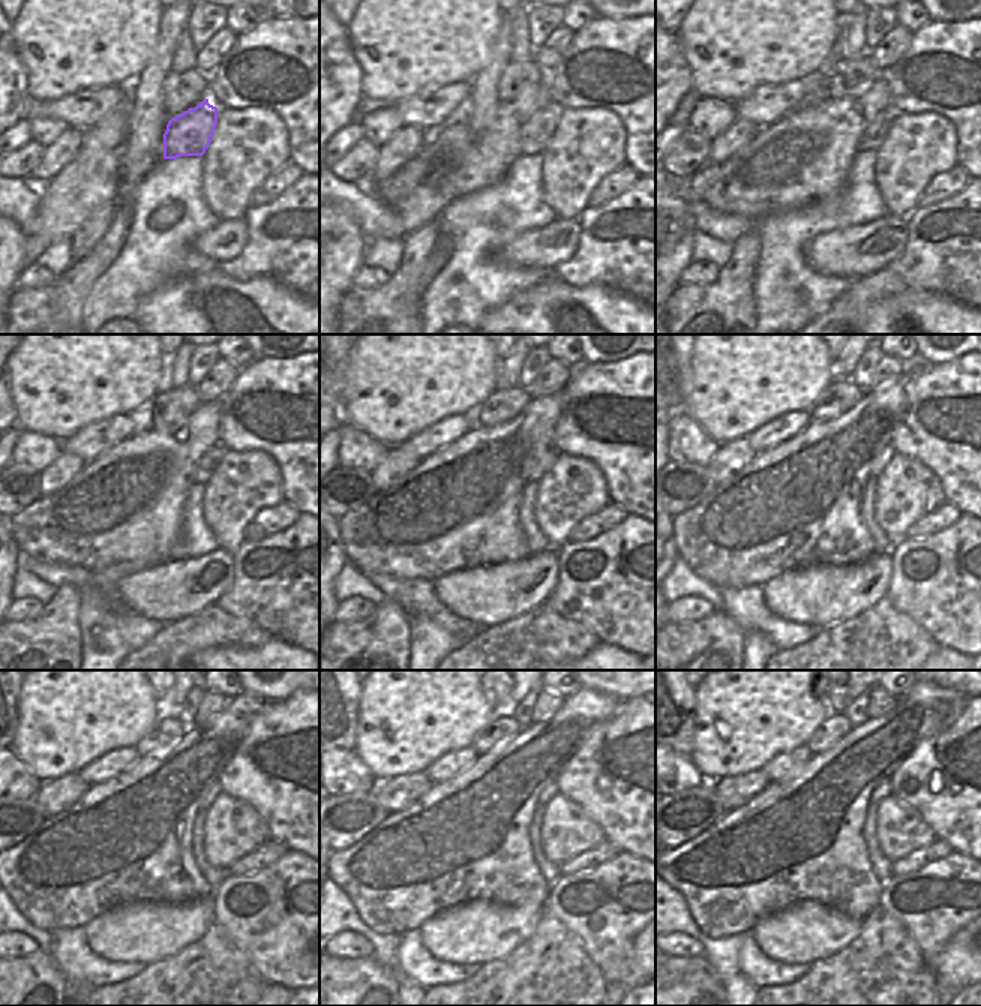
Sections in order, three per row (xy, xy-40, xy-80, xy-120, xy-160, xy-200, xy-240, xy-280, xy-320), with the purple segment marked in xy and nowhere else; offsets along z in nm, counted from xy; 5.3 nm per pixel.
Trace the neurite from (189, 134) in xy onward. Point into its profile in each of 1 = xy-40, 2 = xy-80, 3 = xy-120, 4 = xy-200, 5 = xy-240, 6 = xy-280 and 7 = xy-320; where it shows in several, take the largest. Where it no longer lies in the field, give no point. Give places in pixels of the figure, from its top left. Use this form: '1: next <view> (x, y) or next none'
1: next xy-40 (534, 134)
2: next xy-80 (876, 131)
3: next xy-120 (209, 462)
4: next xy-200 (888, 453)
5: next xy-240 (215, 790)
6: next xy-280 (549, 792)
7: next xy-320 (884, 790)

